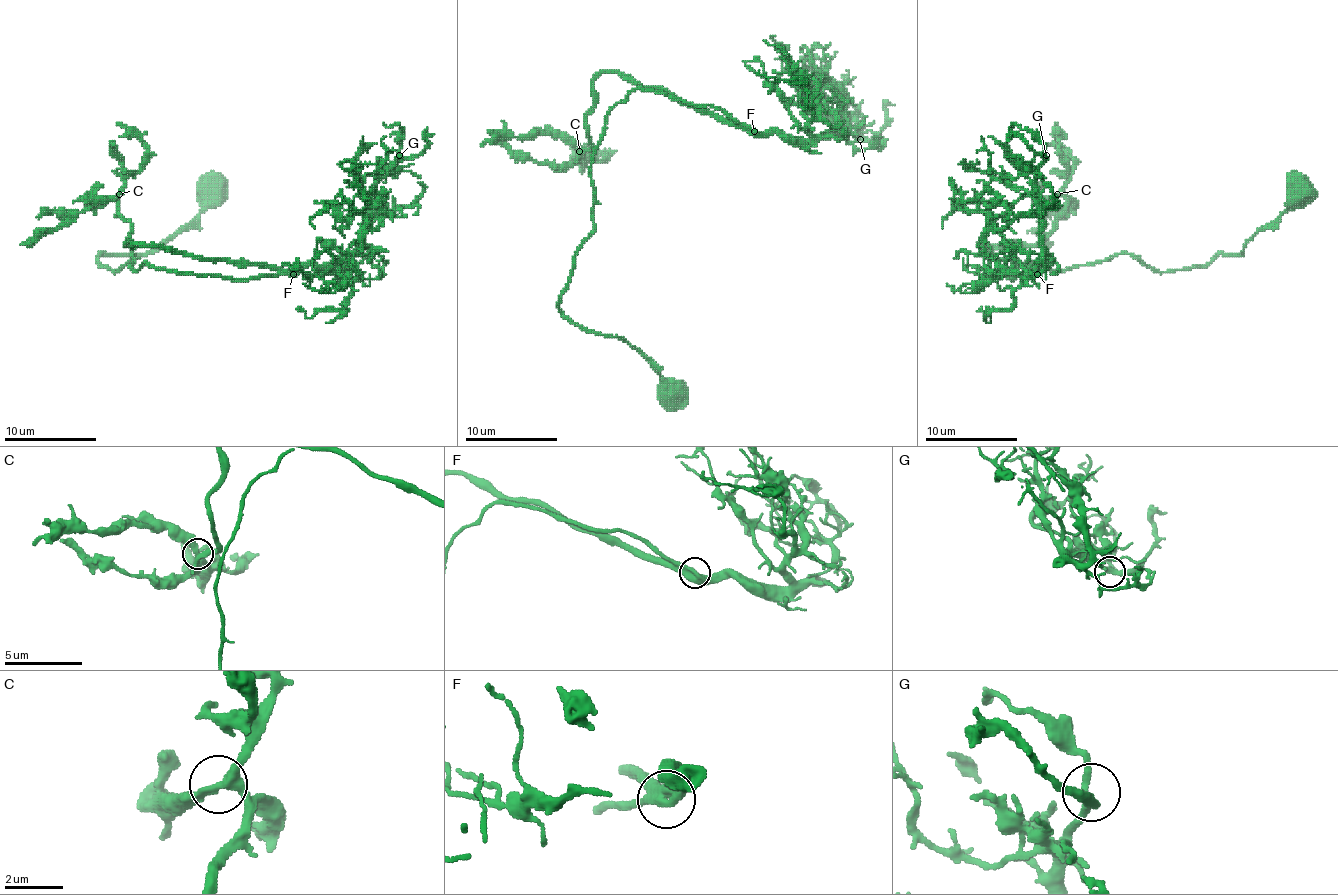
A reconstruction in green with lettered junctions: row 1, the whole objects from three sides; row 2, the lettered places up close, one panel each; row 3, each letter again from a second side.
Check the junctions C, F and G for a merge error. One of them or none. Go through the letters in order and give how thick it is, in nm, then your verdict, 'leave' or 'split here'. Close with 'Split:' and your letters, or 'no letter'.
C: 320 nm | leave
F: 550 nm | leave
G: 280 nm | leave
Split: no letter

